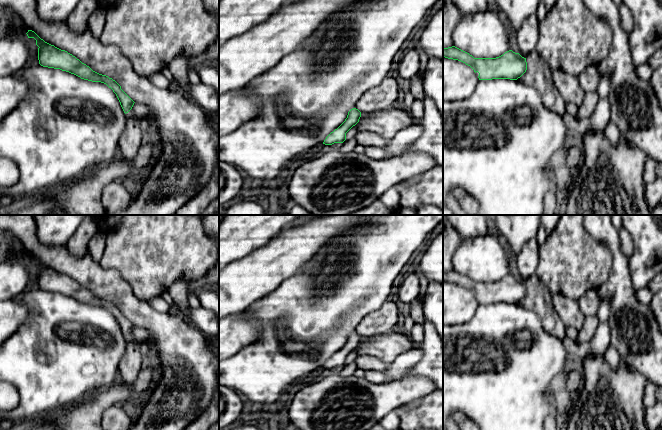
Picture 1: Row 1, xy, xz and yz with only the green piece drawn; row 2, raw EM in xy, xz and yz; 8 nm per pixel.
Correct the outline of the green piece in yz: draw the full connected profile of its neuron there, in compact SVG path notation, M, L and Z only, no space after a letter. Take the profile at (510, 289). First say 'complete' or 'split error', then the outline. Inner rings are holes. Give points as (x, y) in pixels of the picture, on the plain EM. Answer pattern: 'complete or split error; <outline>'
complete; M455 271L443 272L443 281L458 284L479 297L479 304L517 304L527 294L526 282L512 274L496 282L474 282L469 277Z

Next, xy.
split error; M28 254L26 258L28 262L36 264L36 269L39 271L38 284L41 290L60 293L84 304L106 308L116 318L127 342L139 341L132 334L135 326L121 313L121 310L115 304L93 295L72 278L45 266L34 255Z

